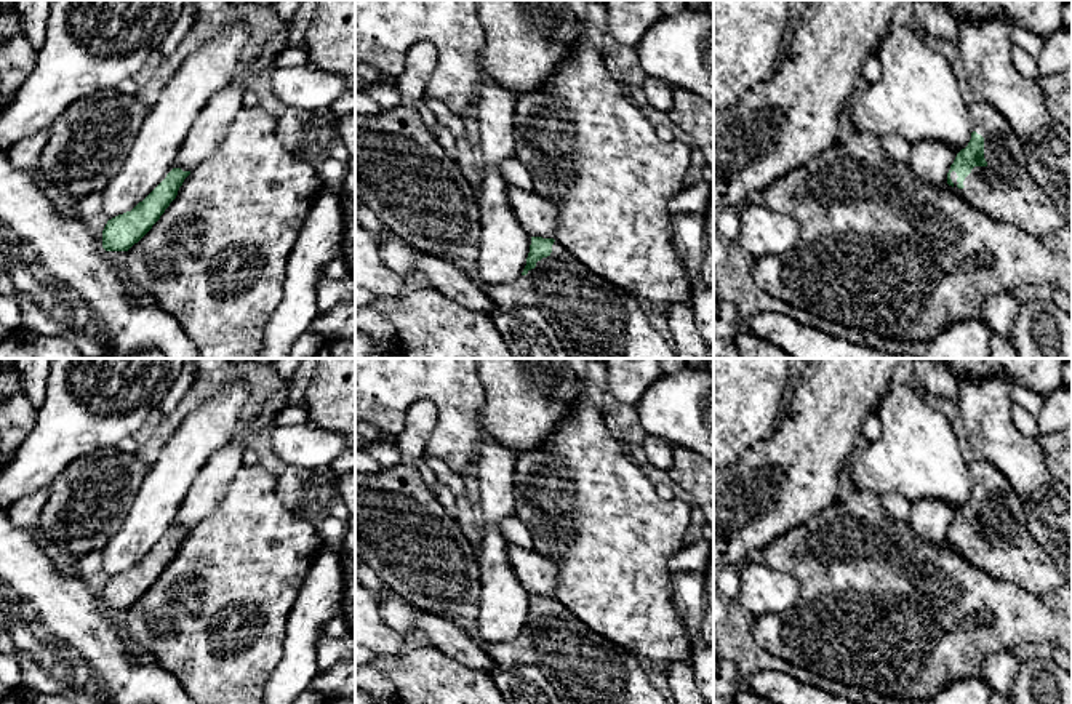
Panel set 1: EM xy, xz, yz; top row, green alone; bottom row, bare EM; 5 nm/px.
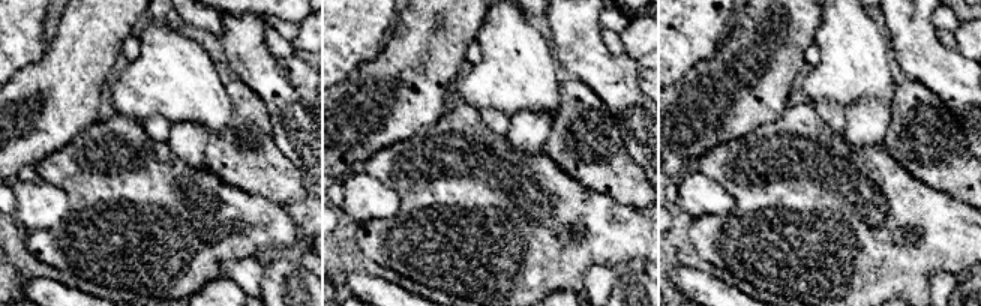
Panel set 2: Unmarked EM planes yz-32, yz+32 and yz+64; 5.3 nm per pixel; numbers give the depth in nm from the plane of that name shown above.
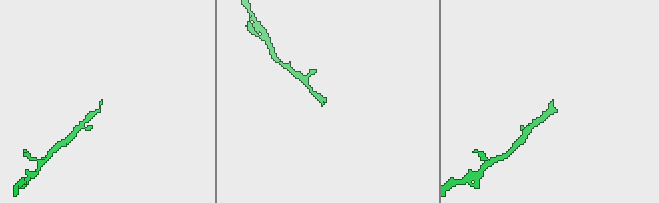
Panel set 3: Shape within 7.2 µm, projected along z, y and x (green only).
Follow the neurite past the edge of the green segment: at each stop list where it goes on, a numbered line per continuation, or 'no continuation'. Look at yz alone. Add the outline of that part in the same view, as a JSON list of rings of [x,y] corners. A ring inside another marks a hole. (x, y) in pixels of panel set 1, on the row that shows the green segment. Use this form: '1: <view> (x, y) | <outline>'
1: yz (1004, 189) | [[[981,99],[968,106],[968,112],[973,131],[984,138],[984,158],[987,165],[974,166],[965,178],[963,189],[957,187],[958,176],[952,171],[954,190],[974,210],[1035,237],[1051,235],[1067,227],[1050,195],[1029,174],[1021,141],[1011,123],[989,102]]]

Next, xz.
1: xz (402, 173) | [[[422,40],[414,43],[406,53],[403,74],[397,77],[397,88],[403,104],[374,115],[355,114],[355,195],[362,205],[366,205],[394,237],[405,240],[419,253],[429,253],[459,267],[470,280],[480,285],[499,310],[536,309],[555,330],[570,358],[678,358],[675,349],[650,323],[635,294],[598,277],[557,242],[554,242],[552,253],[547,258],[538,261],[534,269],[528,270],[526,275],[520,275],[515,282],[506,285],[480,282],[477,270],[478,197],[454,158],[445,152],[434,131],[424,125],[419,112],[414,109],[414,104],[424,96],[424,88],[437,66],[437,59],[438,51],[432,42]]]

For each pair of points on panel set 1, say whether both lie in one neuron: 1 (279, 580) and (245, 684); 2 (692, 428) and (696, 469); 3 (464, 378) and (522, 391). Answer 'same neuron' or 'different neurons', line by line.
1: same neuron
2: different neurons
3: different neurons

